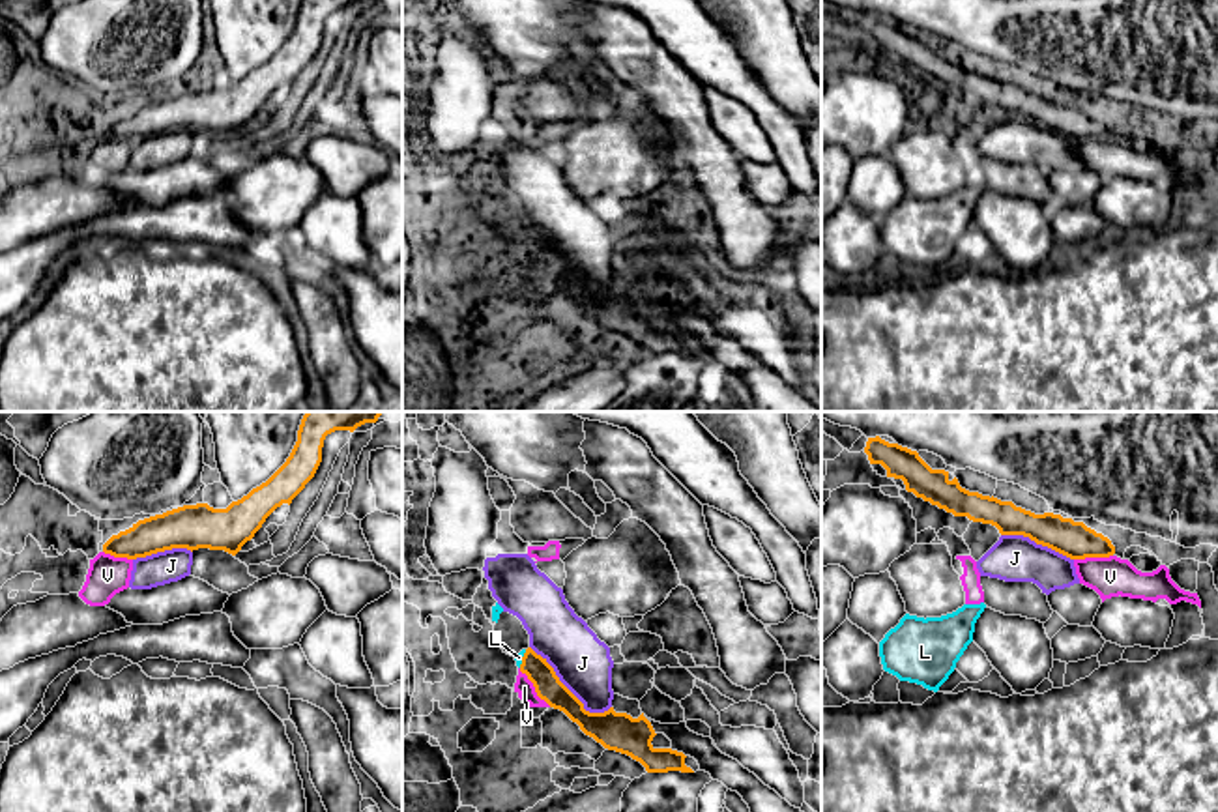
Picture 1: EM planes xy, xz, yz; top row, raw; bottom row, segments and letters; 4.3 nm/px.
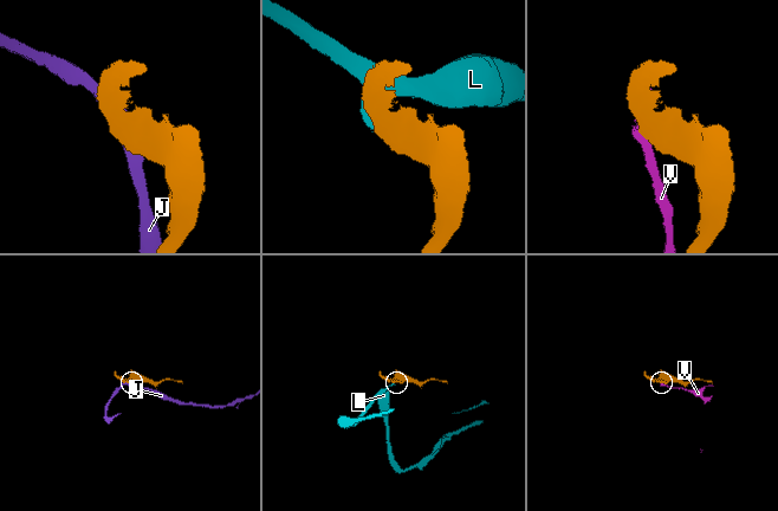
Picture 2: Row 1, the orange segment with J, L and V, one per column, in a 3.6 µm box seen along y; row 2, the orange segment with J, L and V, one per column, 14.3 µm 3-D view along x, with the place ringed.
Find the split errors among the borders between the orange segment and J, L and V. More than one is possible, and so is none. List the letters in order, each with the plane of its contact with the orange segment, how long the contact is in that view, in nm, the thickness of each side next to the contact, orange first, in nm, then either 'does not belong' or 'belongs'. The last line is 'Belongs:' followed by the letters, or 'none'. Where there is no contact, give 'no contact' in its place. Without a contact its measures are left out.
J: xz | 440 nm | 160/240 nm | does not belong
L: xz | 90 nm | 120/30 nm | does not belong
V: xz | 220 nm | 120/80 nm | does not belong
Belongs: none

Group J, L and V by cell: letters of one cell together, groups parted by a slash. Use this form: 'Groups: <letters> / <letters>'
Groups: J / L V

